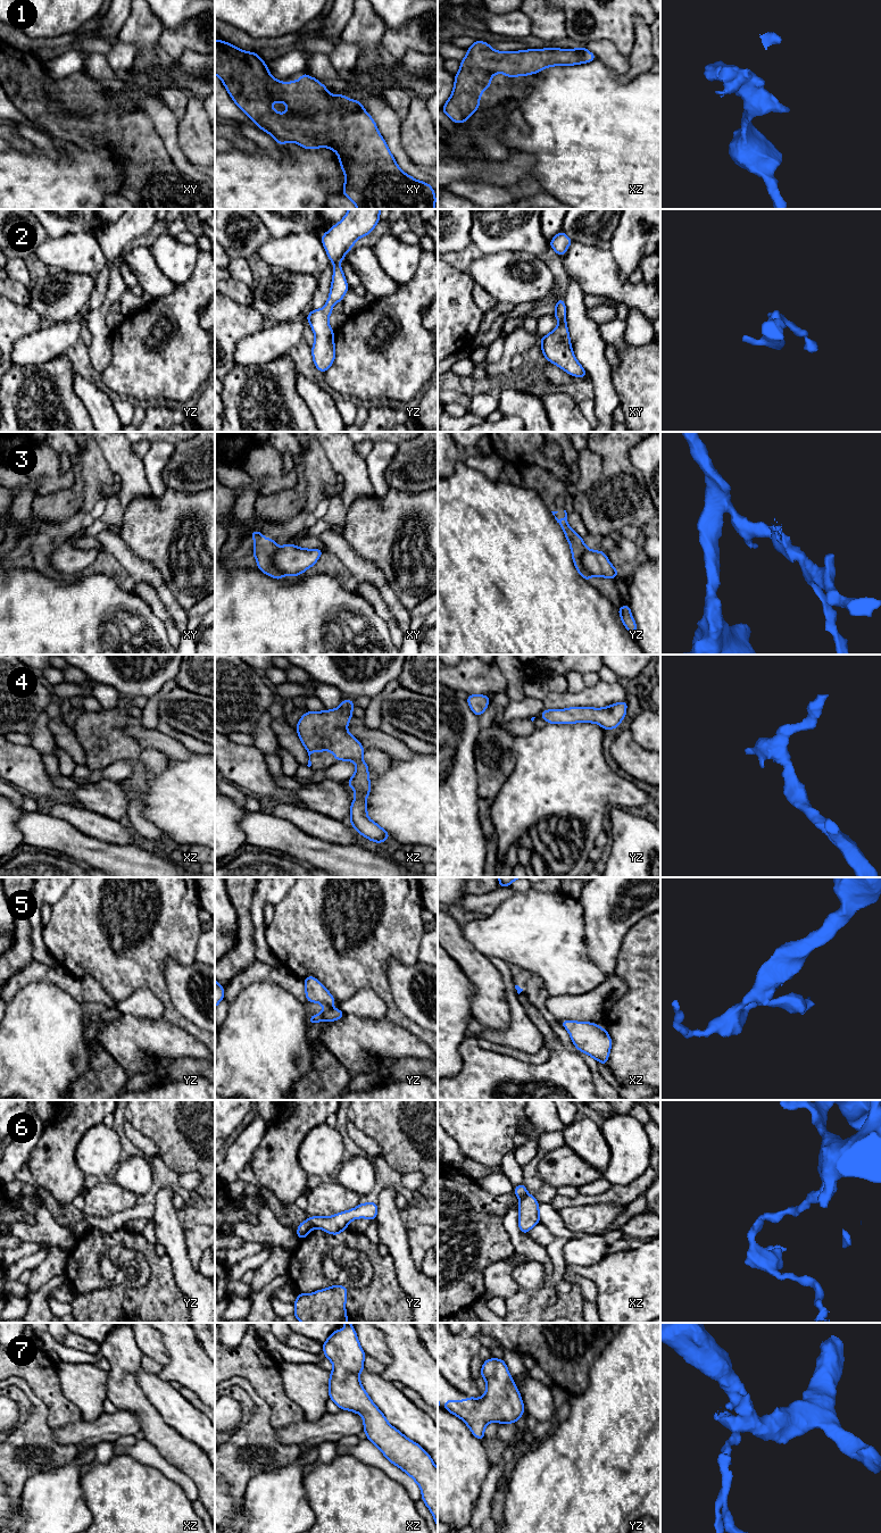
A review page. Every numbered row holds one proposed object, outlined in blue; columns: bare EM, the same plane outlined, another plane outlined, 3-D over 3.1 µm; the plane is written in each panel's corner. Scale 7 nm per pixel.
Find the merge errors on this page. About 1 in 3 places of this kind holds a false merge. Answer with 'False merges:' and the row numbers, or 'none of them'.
False merges: 3, 5, 6

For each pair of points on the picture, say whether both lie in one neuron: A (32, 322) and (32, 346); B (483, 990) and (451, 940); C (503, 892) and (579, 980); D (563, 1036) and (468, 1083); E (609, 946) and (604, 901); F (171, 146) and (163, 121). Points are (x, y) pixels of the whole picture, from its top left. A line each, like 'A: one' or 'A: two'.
A: two
B: one
C: two
D: two
E: one
F: one

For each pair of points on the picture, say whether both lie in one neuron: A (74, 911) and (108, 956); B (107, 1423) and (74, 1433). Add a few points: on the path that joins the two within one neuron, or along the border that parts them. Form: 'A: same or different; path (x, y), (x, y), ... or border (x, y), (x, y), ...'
A: same; path (85, 923), (107, 944)
B: same; path (99, 1431), (82, 1433)

